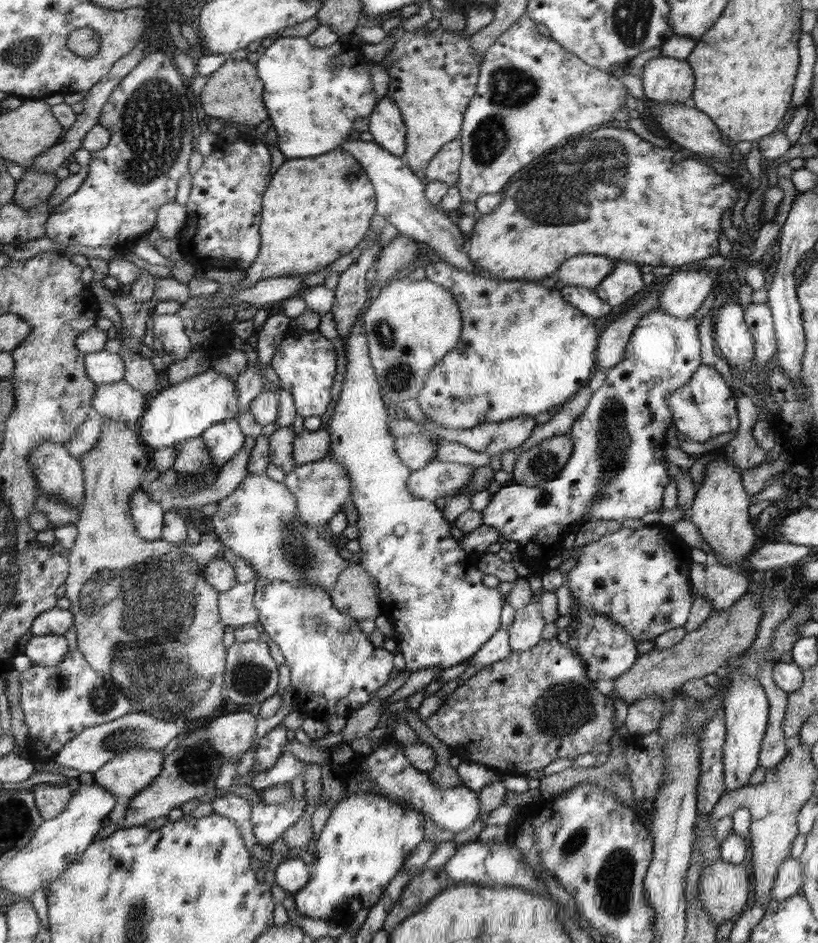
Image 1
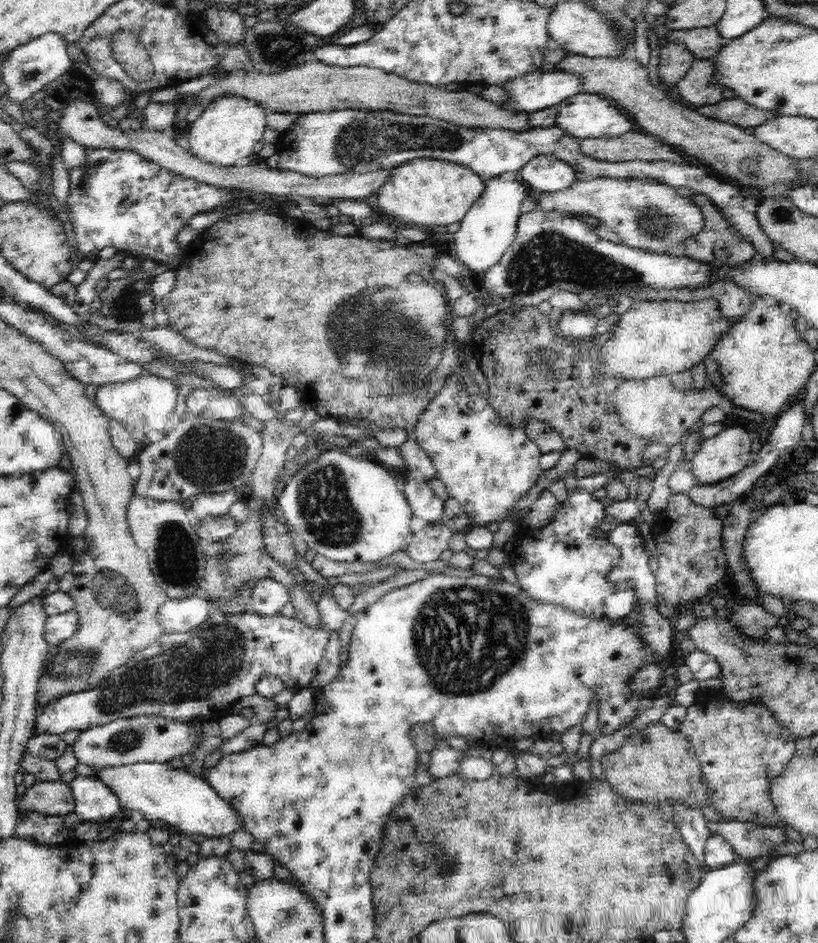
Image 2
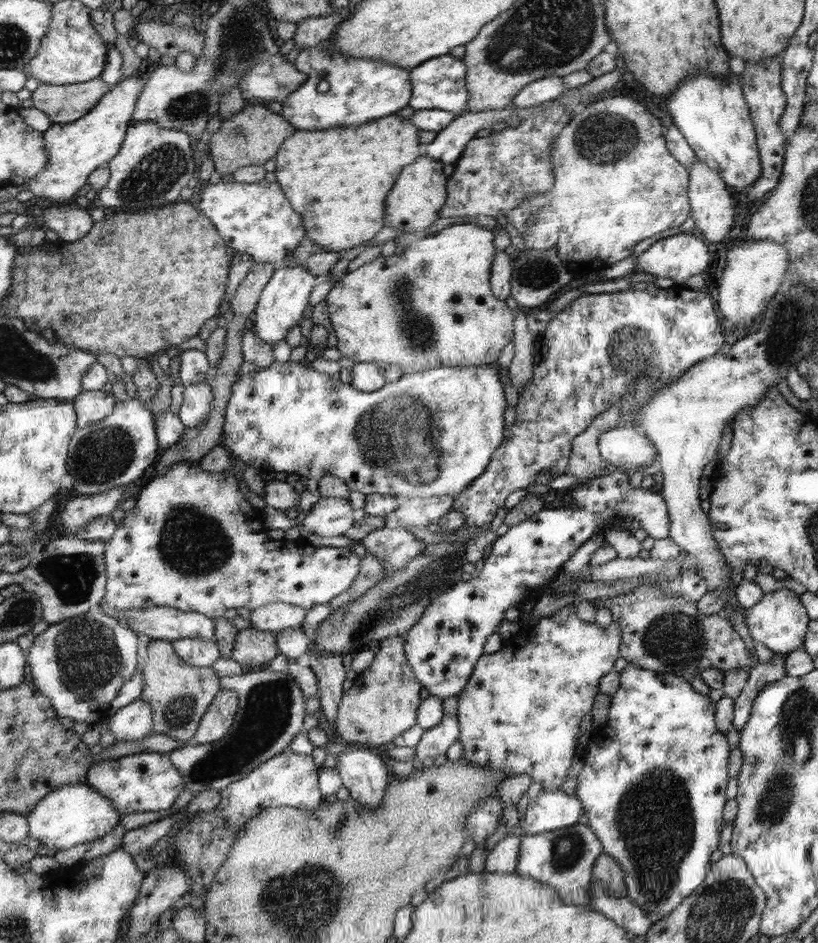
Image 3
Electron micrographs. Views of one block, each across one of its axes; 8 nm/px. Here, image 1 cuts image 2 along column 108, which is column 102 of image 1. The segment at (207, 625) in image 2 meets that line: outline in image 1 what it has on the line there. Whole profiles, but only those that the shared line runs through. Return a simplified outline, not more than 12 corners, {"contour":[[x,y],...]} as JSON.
{"contour":[[80,649],[26,664],[26,758],[54,761],[80,732],[132,712]]}

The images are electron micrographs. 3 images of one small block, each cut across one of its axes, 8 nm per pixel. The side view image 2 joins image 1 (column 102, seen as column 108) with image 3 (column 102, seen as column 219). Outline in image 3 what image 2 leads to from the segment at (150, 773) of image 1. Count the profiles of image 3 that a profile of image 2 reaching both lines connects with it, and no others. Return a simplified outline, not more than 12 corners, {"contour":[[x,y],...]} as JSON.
{"contour":[[86,783],[56,788],[27,817],[29,836],[58,851],[122,823]]}

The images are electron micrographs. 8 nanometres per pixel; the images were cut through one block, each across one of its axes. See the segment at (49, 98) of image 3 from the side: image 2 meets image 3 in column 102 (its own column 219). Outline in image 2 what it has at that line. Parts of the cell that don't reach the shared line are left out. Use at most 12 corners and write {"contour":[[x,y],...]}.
{"contour":[[368,66],[242,70],[196,94],[268,113],[388,109],[528,132],[530,114]]}

